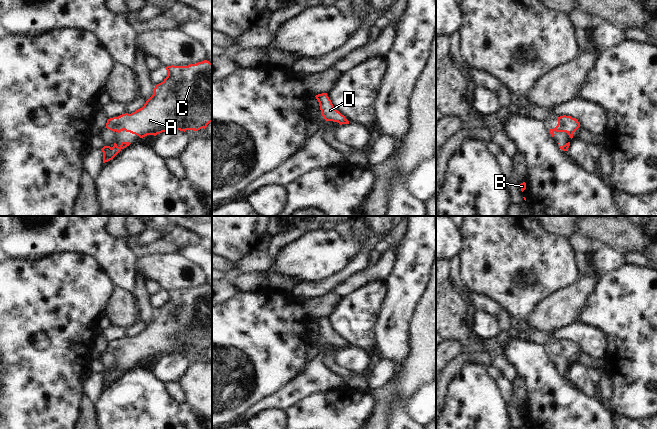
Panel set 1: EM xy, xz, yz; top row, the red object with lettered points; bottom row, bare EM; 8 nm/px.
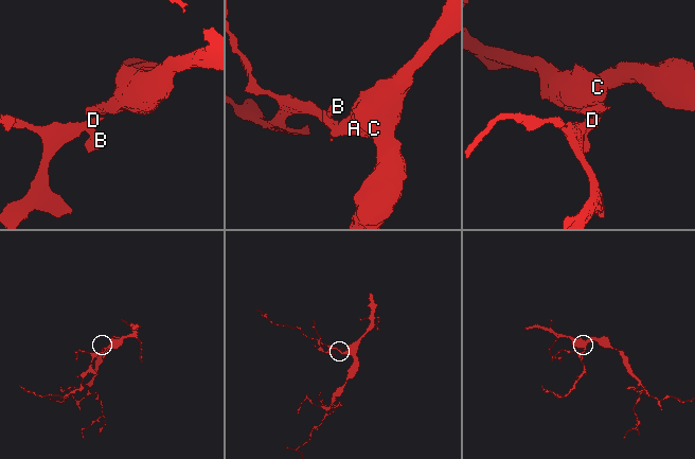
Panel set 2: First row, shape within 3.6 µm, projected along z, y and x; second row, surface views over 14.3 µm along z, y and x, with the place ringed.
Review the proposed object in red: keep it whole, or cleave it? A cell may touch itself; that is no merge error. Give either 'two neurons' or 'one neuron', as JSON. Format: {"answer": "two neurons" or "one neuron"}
{"answer": "one neuron"}

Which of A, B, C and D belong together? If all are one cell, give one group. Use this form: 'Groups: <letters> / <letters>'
Groups: A B C D.

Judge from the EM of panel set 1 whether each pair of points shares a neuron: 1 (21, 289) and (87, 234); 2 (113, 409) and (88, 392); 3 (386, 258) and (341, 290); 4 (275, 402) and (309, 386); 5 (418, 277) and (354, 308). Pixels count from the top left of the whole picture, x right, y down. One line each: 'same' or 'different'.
1: different
2: different
3: same
4: same
5: different

